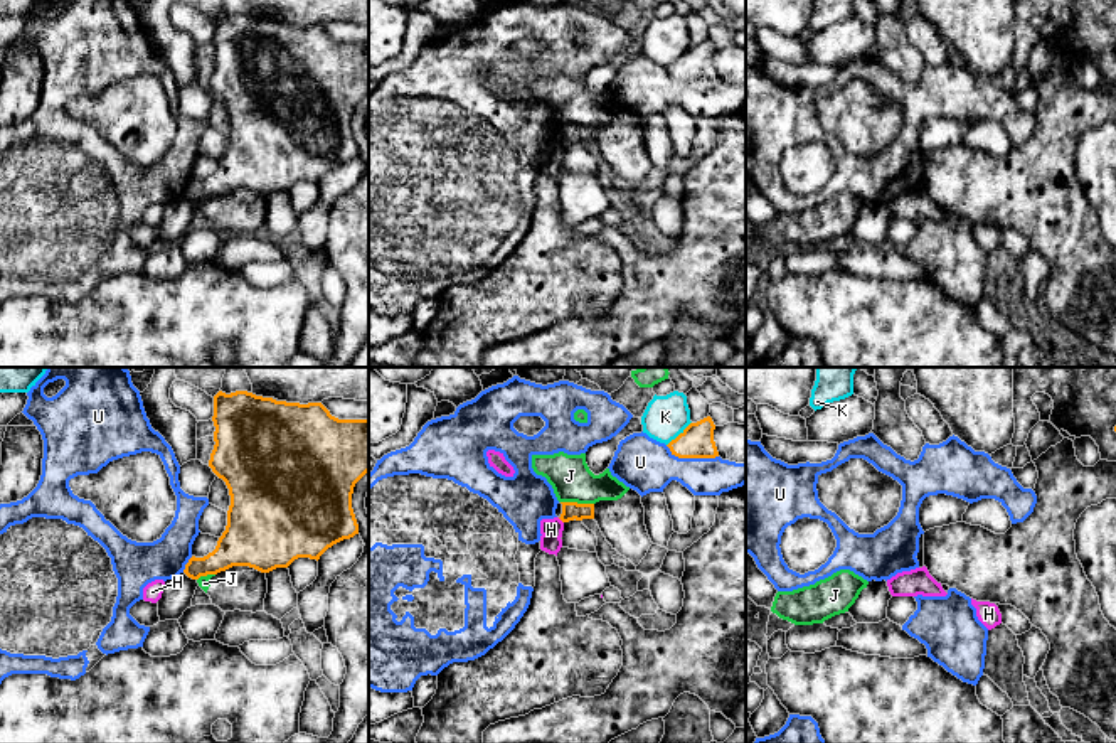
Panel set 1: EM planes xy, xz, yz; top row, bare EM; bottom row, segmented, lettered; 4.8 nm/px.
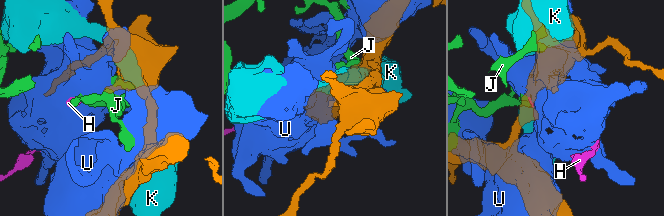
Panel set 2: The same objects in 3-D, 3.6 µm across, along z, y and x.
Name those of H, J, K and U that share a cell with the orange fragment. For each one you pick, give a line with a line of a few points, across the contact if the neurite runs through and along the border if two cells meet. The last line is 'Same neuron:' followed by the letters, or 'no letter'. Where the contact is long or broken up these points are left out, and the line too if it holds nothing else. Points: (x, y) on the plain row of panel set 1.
Same neuron: no letter

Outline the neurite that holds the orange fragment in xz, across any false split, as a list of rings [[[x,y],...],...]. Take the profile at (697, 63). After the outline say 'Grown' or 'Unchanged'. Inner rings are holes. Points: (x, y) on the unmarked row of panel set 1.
[[[710,39],[690,45],[675,62],[667,69],[672,78],[678,81],[715,81],[719,79],[714,64],[715,47]]]. Unchanged

